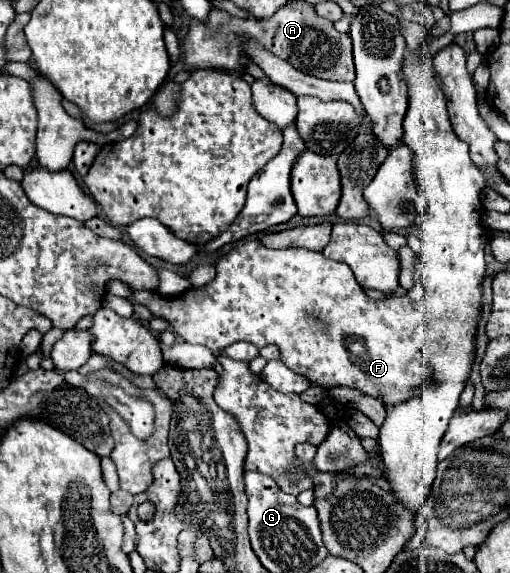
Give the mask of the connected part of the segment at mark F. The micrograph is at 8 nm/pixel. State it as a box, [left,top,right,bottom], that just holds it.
[132,239,436,409]

